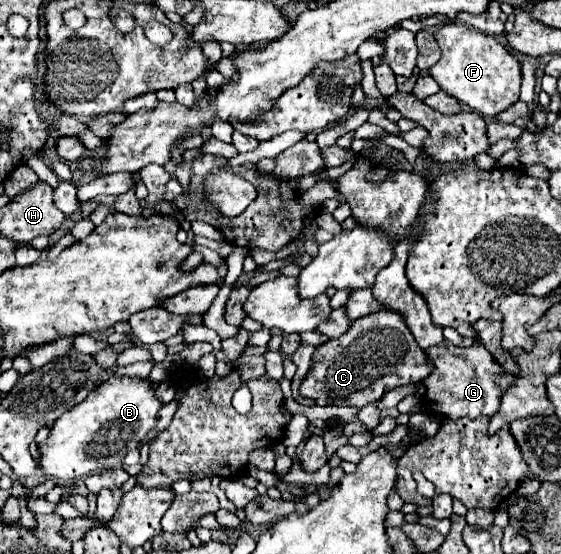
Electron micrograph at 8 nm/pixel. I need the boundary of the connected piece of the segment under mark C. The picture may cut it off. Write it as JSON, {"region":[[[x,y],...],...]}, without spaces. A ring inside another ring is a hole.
{"region":[[[387,308],[357,318],[341,338],[323,342],[315,350],[311,362],[311,370],[301,382],[301,394],[313,398],[319,406],[349,404],[363,408],[381,400],[383,394],[397,386],[423,382],[433,370],[425,350],[417,348],[405,320]]]}

